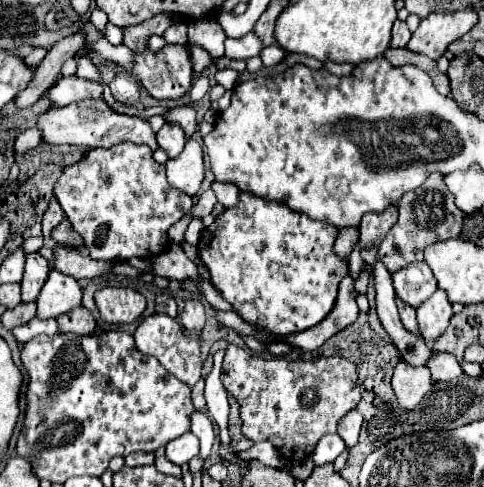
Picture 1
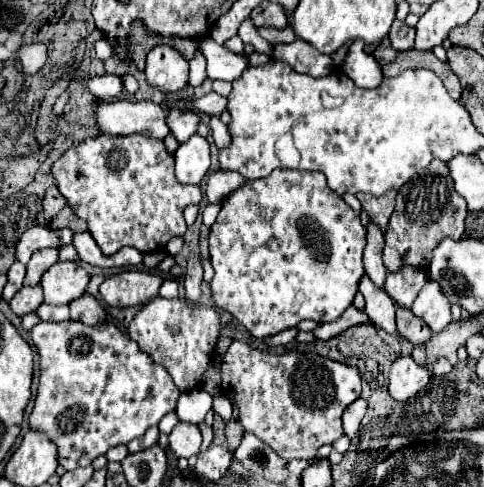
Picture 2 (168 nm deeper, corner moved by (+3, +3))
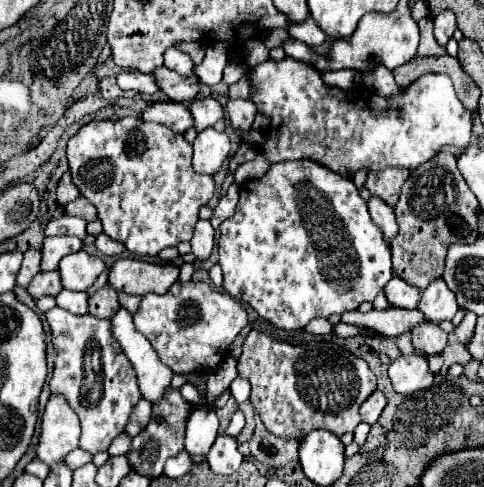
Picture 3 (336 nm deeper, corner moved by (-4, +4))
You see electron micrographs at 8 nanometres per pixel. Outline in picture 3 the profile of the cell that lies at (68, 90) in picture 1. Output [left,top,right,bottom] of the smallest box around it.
[118,70,158,94]

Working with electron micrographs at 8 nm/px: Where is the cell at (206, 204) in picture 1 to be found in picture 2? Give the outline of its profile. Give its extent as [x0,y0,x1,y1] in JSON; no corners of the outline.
[205,171,247,203]

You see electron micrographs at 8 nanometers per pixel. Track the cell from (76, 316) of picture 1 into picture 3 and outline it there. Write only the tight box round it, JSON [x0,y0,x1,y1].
[88,284,120,318]

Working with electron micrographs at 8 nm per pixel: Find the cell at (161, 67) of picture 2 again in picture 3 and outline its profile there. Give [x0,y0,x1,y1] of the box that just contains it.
[164,48,194,76]

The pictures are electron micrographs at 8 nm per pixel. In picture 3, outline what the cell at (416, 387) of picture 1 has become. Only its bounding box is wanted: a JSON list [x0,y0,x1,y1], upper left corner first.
[388,354,434,394]

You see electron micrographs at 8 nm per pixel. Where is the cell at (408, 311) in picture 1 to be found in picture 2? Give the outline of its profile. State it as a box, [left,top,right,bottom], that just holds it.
[397,307,433,347]

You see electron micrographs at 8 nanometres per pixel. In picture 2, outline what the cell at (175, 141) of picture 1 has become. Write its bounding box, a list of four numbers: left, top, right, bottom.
[169,107,201,143]

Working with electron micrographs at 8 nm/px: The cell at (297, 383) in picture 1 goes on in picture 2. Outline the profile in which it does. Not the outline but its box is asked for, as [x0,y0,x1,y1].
[221,341,361,461]

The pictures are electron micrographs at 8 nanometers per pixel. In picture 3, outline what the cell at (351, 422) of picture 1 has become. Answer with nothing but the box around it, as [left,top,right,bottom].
[360,390,386,424]

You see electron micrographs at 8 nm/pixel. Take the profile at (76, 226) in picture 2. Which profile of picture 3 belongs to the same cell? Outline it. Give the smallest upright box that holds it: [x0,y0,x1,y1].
[64,196,96,222]

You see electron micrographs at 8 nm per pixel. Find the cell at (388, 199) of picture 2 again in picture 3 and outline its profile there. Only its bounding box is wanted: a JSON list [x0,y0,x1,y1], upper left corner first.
[366,170,408,208]

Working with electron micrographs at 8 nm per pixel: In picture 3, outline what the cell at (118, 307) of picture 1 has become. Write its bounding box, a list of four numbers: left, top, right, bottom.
[108,258,180,296]

